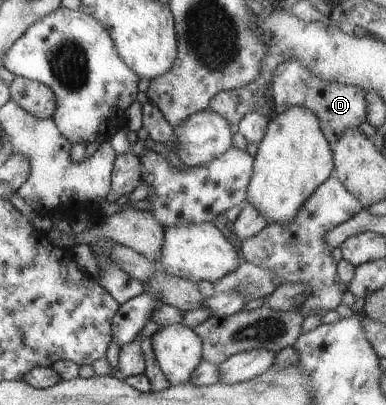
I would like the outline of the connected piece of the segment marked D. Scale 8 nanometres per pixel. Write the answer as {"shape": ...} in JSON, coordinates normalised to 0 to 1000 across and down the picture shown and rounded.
{"shape":[[[741,148],[694,183],[702,190],[699,222],[712,252],[712,279],[728,279],[759,262],[790,262],[819,279],[847,348],[868,353],[902,319],[925,316],[951,296],[946,222],[868,202],[850,202],[816,183],[777,151]]]}

